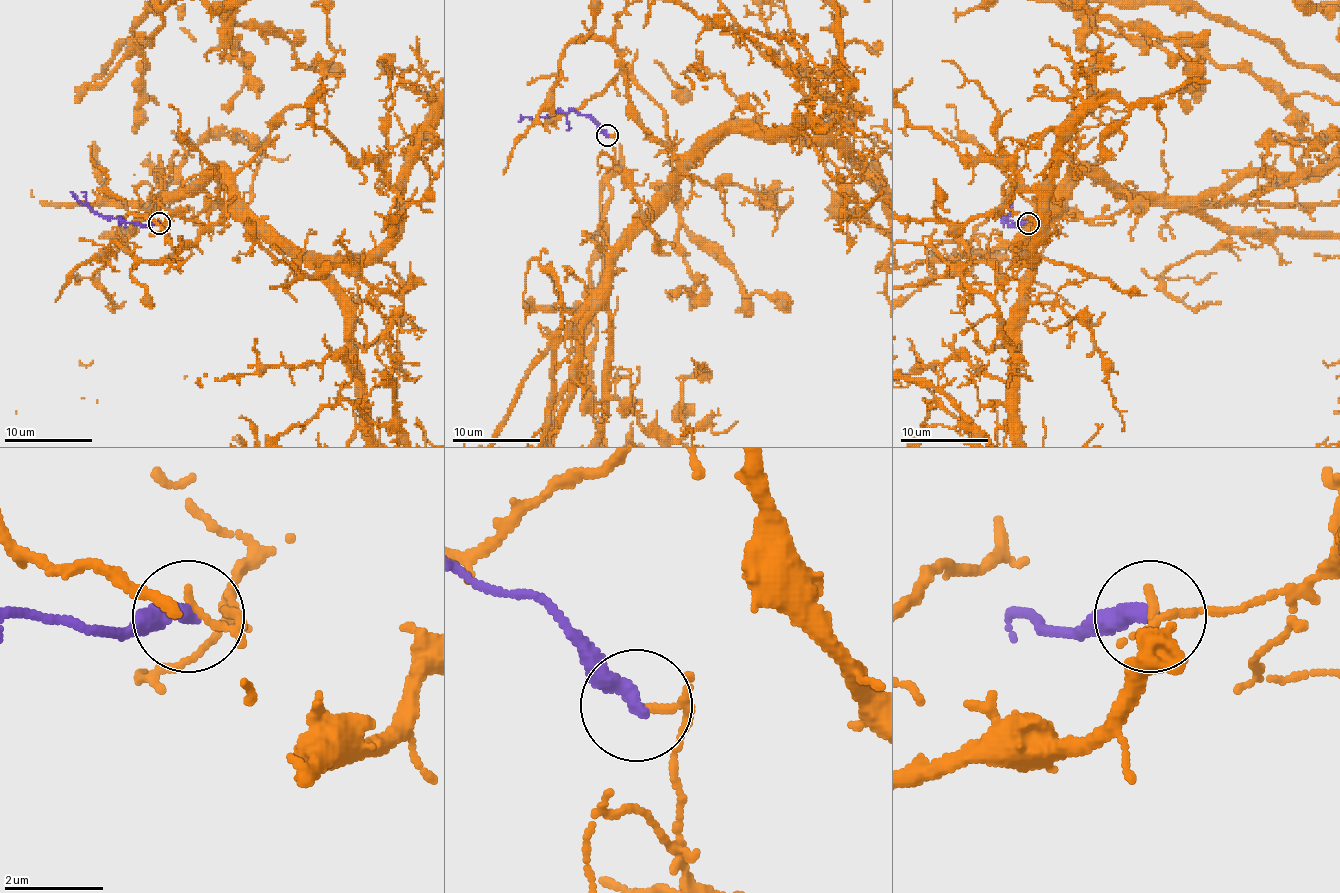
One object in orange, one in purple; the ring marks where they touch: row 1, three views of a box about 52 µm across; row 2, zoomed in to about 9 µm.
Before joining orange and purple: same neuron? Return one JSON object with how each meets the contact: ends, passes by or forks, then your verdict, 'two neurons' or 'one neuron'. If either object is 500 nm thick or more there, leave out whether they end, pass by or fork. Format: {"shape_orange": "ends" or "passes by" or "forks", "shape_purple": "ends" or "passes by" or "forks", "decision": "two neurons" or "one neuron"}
{"shape_orange": "passes by", "shape_purple": "ends", "decision": "two neurons"}

